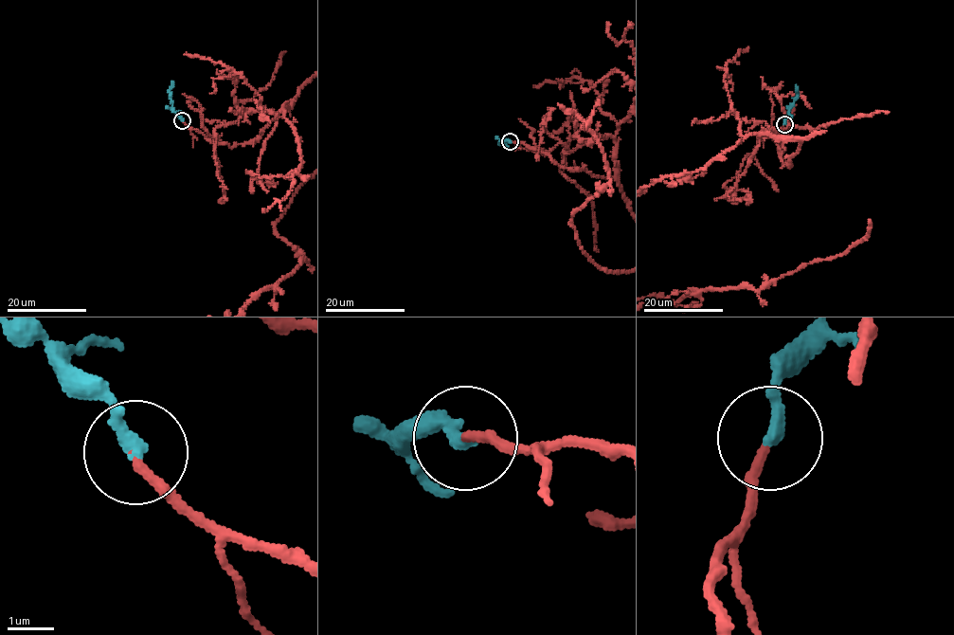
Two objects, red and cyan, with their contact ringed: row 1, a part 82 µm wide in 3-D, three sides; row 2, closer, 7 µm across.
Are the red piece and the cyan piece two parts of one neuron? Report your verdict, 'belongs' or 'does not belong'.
belongs

